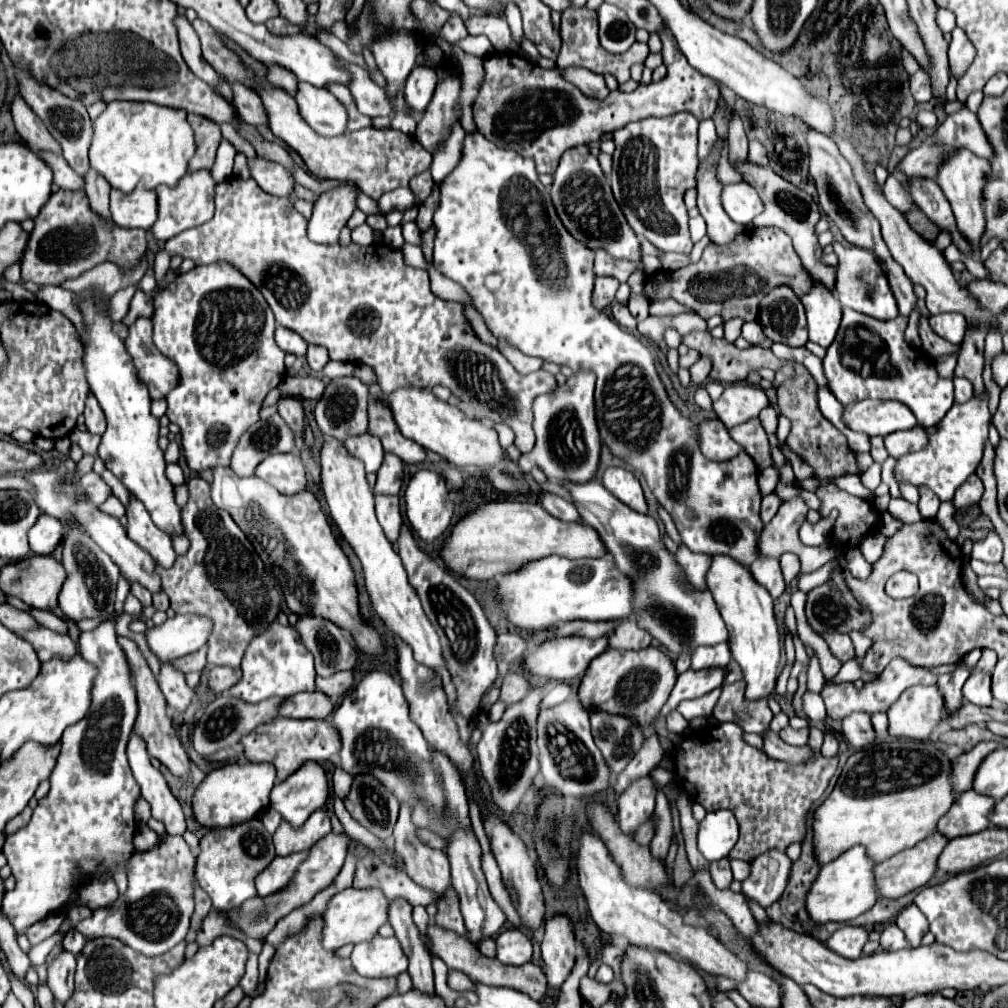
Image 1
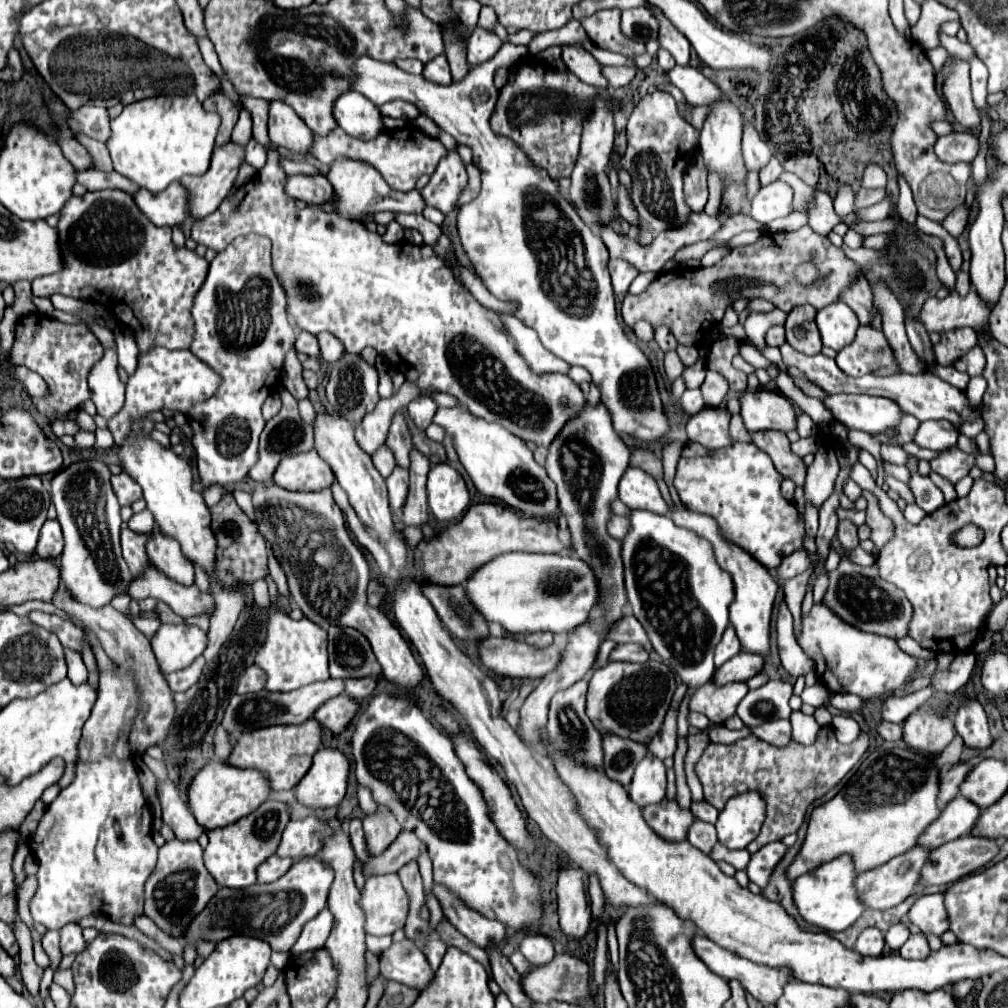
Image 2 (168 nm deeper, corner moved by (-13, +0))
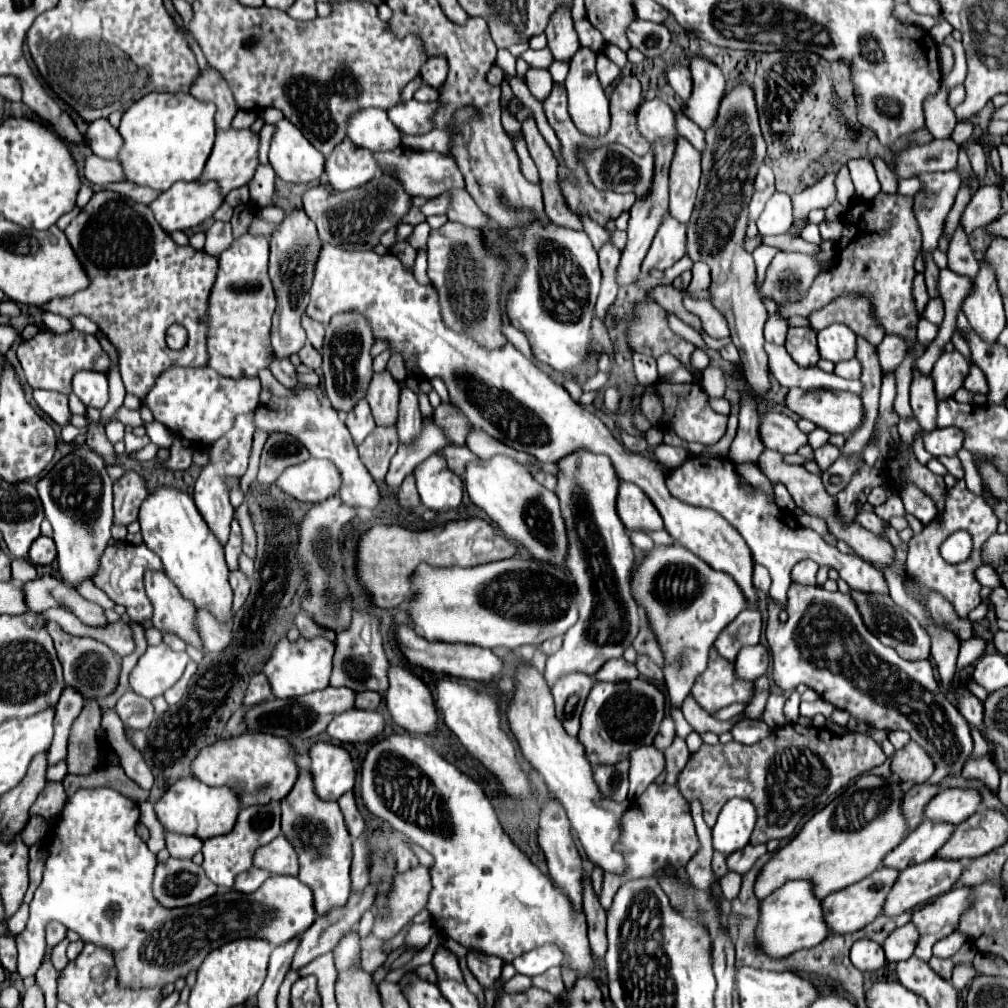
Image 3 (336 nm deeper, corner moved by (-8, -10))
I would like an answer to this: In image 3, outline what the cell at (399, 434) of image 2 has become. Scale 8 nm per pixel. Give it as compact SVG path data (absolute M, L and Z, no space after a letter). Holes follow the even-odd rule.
M388 370L374 372L366 392L366 400L372 408L376 424L384 426L396 424L398 398L400 398L400 384L392 378L392 374Z

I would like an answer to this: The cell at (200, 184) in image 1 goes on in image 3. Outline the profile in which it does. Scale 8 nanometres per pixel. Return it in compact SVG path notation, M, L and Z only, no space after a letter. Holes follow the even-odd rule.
M234 128L218 130L216 144L212 148L212 154L210 154L206 168L202 172L202 178L198 182L216 180L220 184L222 194L228 194L230 190L248 184L256 172L256 166L258 166L258 148L260 148L260 138L250 128L246 128L246 130L234 130Z

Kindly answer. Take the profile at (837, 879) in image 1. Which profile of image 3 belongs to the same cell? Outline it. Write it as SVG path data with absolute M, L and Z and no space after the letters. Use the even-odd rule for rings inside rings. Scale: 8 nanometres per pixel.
M792 880L760 900L760 918L756 926L756 950L770 958L786 958L796 950L814 948L822 942L830 930L826 928L820 900L812 892L812 884L806 880Z

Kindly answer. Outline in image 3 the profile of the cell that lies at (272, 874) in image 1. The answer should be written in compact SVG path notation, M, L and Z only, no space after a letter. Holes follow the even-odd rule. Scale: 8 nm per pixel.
M250 868L250 870L246 870L246 872L242 872L242 874L238 874L238 878L234 880L234 890L238 890L238 892L254 892L266 878L268 878L270 874L268 872L264 872L264 870L260 870L260 868Z

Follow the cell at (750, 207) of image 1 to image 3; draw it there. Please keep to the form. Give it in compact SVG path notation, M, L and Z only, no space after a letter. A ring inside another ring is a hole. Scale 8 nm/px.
M776 192L768 200L764 212L760 214L760 218L756 222L758 232L762 236L768 236L768 234L774 234L774 236L776 234L786 234L788 228L792 226L792 220L794 220L792 210L794 208L792 208L790 196L788 194L782 194L782 192Z

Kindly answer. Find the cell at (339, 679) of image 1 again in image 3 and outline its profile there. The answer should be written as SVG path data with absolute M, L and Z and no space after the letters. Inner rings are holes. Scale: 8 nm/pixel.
M358 692L356 694L356 708L362 710L376 710L382 702L382 696L378 692Z

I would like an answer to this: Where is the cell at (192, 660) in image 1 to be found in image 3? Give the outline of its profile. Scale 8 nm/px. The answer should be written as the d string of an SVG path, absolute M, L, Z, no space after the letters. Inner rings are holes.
M232 570L230 572L230 586L234 590L234 610L238 610L250 592L250 580L246 578L246 574L242 570Z

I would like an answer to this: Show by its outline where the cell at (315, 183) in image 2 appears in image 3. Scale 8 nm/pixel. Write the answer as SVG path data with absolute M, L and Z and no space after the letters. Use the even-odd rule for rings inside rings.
M392 174L372 178L364 186L338 192L332 186L312 186L302 200L302 206L310 220L316 222L322 242L338 246L342 250L372 250L380 244L380 236L410 212L412 196L406 194L400 180Z

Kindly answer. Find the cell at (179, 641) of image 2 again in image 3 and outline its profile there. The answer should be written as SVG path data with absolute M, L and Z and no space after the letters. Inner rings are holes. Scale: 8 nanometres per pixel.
M164 642L158 646L148 646L144 656L130 672L130 686L136 694L148 700L162 696L178 682L188 660L190 658L186 652L174 652Z

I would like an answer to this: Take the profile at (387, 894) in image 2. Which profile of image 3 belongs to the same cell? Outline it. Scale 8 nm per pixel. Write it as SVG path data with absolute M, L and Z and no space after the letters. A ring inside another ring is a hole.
M418 864L404 874L398 874L388 896L390 916L376 916L374 934L380 940L394 938L402 926L406 926L420 910L424 910L428 902L428 894L432 890L430 872L426 866Z

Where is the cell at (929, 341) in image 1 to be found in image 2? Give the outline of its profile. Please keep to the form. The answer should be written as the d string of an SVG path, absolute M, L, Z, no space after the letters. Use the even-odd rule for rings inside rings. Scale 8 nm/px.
M979 346L971 348L967 354L963 354L961 358L957 358L953 366L957 370L967 372L969 376L979 376L983 372L983 350Z

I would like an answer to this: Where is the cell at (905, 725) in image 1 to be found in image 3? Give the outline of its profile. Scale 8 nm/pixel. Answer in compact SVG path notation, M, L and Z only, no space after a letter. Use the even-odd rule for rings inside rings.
M912 742L906 744L902 750L896 750L890 762L890 770L900 778L902 784L924 784L934 772L934 762L930 762L930 756Z

